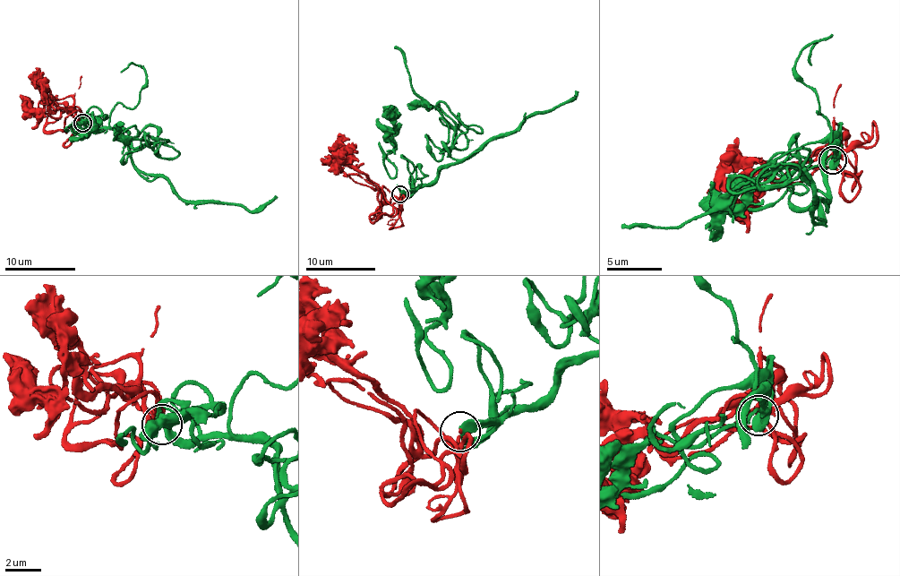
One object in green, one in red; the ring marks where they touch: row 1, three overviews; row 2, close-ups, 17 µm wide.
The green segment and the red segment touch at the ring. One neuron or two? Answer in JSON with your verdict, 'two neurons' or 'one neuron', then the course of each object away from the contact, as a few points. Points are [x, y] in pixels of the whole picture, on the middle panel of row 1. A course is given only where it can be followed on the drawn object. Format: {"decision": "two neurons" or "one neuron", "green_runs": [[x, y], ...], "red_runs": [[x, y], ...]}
{"decision": "one neuron", "green_runs": [[400, 193], [432, 183], [441, 168], [462, 161], [491, 139], [505, 136], [528, 117], [567, 103], [578, 92]], "red_runs": [[400, 193], [398, 200], [388, 191], [379, 190], [352, 164], [350, 153], [327, 171]]}

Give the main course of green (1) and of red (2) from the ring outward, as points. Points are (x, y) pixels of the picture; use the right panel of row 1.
1: (833, 160), (835, 144), (824, 159), (830, 197), (818, 203), (821, 223), (805, 167)
2: (833, 160), (839, 154), (818, 148), (780, 179), (758, 174), (742, 188), (749, 200), (752, 186)

